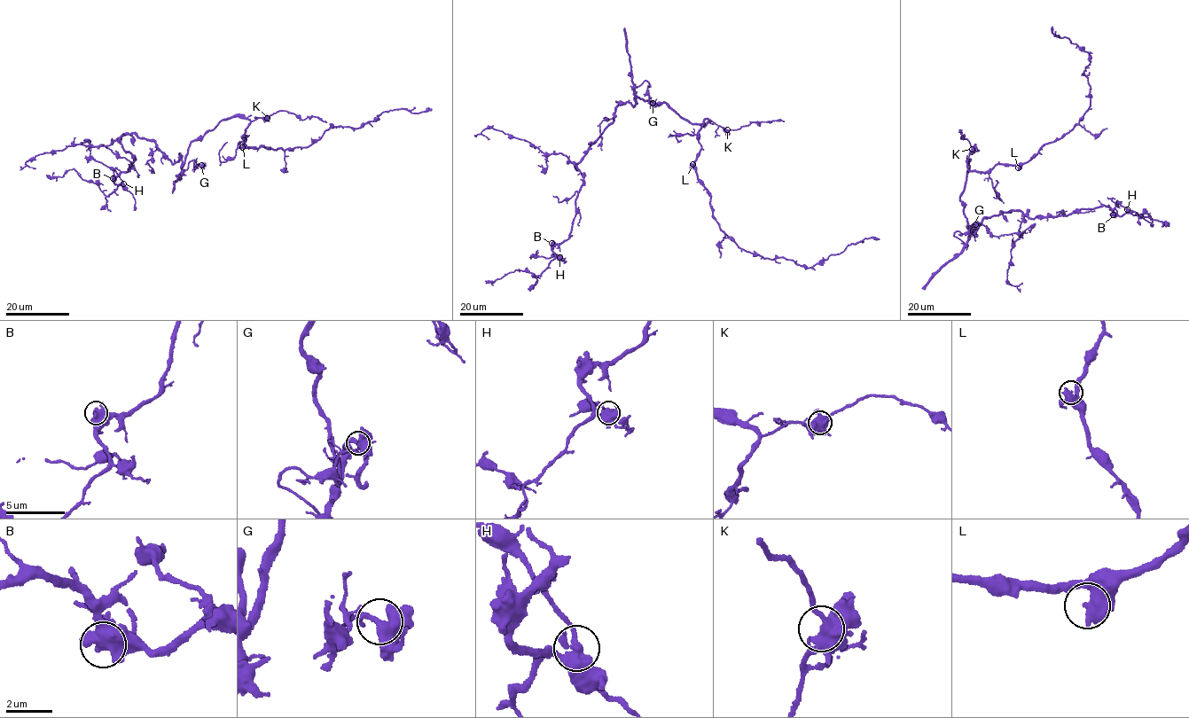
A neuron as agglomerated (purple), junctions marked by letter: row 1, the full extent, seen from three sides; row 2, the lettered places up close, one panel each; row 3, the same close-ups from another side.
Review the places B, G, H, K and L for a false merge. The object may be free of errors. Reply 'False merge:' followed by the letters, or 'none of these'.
False merge: H

